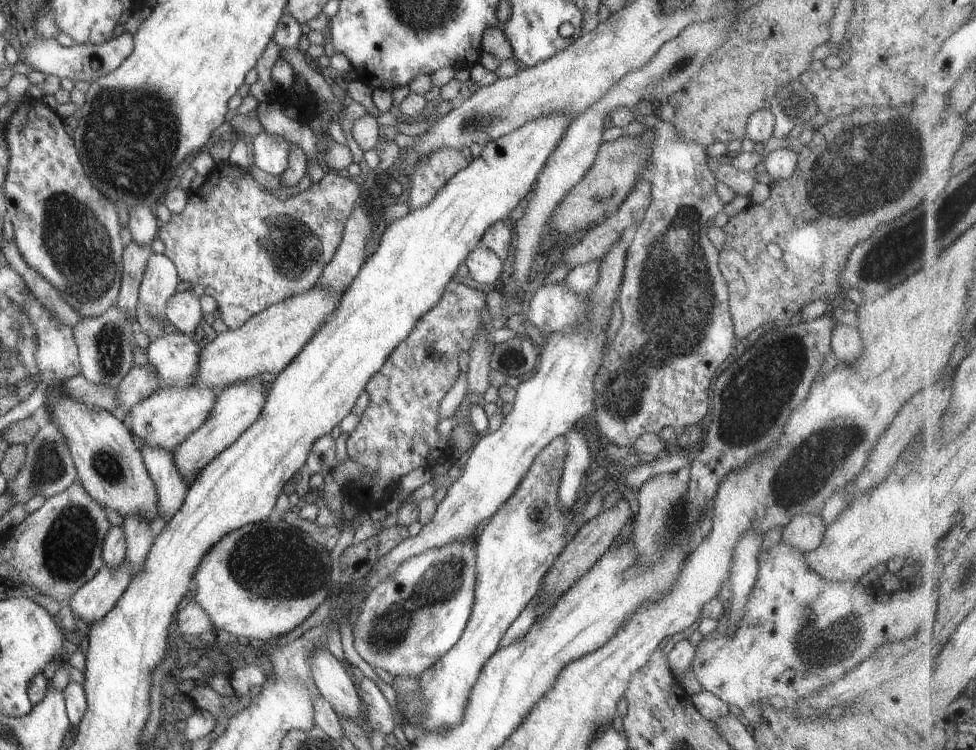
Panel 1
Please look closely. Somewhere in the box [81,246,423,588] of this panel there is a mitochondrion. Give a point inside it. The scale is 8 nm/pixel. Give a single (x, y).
(109, 356)

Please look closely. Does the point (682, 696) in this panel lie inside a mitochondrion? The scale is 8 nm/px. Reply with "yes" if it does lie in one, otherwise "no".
no

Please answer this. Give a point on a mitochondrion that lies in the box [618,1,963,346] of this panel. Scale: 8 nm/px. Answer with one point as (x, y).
(870, 168)

